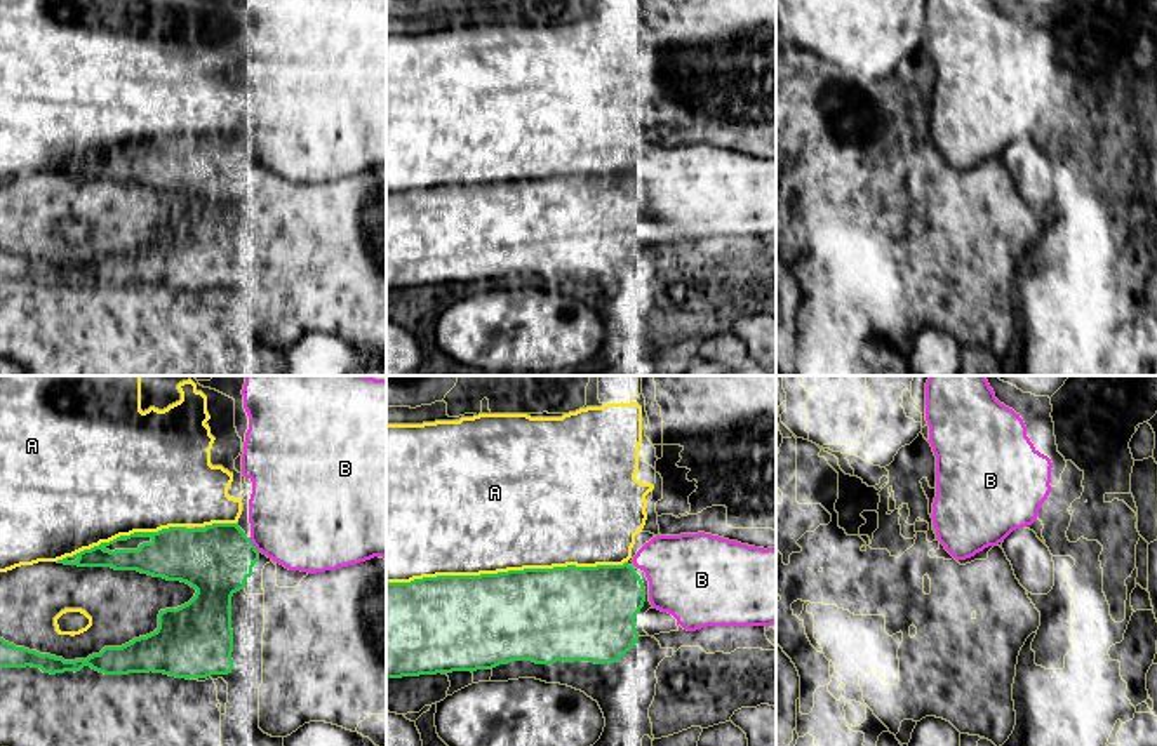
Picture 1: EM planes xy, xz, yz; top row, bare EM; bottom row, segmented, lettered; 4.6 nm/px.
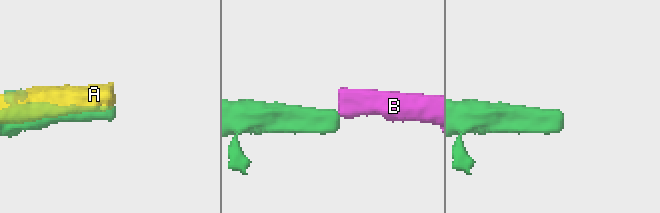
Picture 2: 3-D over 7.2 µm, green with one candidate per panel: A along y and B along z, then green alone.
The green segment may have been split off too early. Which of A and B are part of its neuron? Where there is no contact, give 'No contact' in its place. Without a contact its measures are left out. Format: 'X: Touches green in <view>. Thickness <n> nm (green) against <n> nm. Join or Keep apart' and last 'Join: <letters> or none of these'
A: Touches green in xz. Thickness 440 nm (green) against 480 nm. Keep apart
B: Touches green in xy. Thickness 320 nm (green) against 460 nm. Join
Join: B

